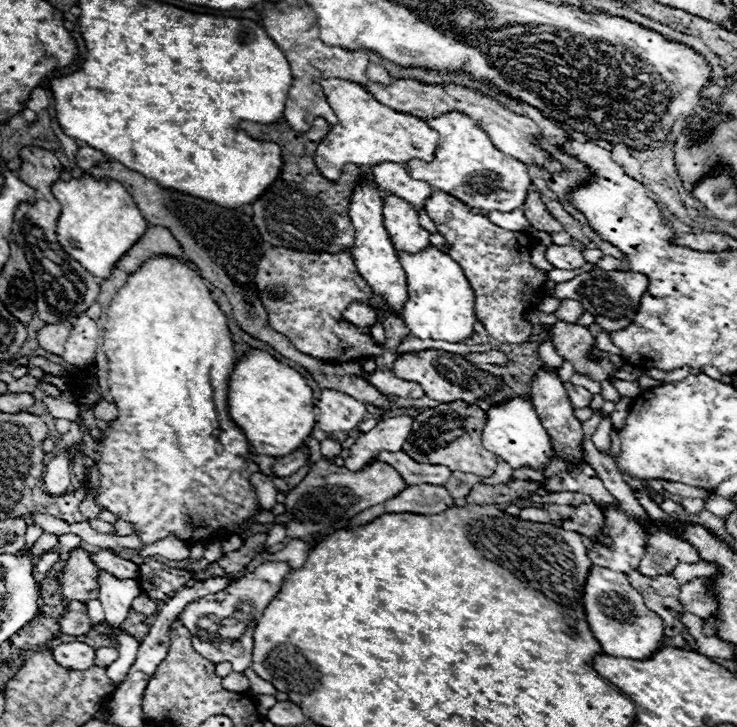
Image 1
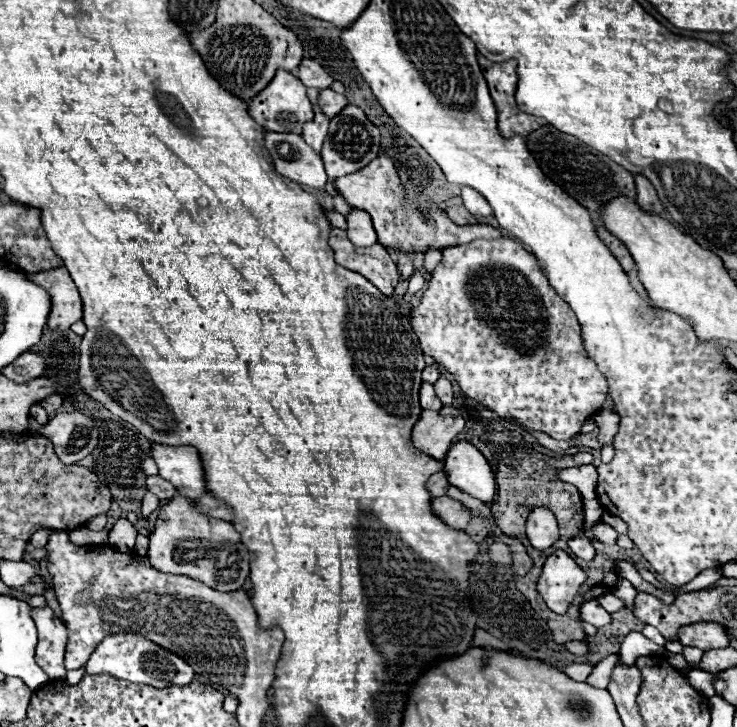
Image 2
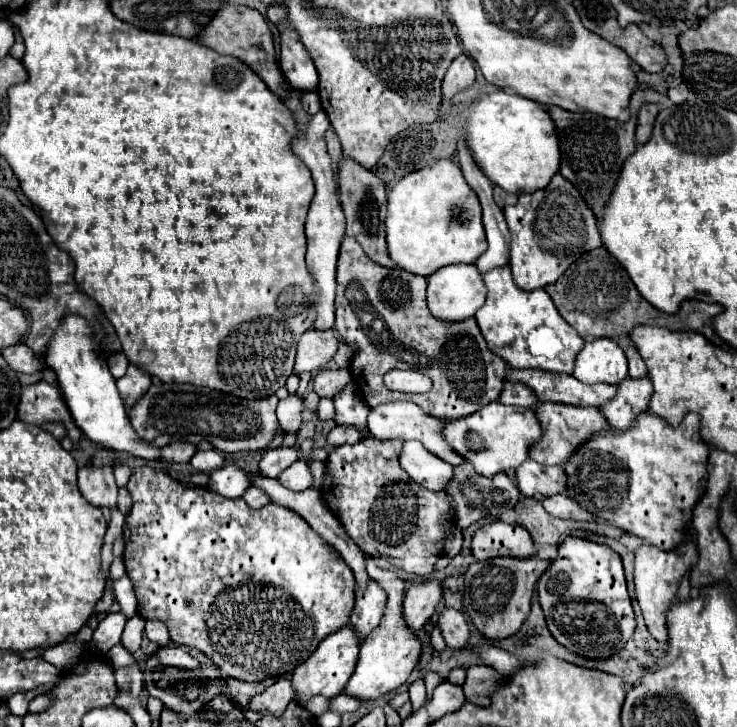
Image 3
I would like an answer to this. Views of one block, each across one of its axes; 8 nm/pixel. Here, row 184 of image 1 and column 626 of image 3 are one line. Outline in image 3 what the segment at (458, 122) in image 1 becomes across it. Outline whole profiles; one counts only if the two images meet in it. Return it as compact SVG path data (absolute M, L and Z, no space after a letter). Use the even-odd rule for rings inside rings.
M640 414L630 430L608 430L592 436L584 446L580 446L568 460L566 476L568 490L566 494L574 498L584 510L594 512L600 520L610 522L612 526L648 540L662 550L674 550L682 540L682 530L692 526L692 512L702 492L702 478L706 490L706 466L710 446L700 436L700 414L688 414L680 426L668 426L666 420L656 414Z

